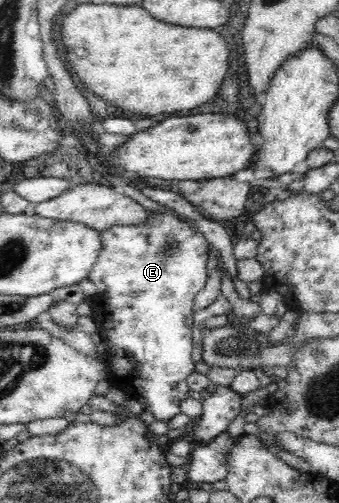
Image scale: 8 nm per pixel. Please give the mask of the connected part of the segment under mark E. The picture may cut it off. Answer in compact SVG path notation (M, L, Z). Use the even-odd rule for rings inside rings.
M168 207L167 212L153 212L150 210L148 214L147 223L139 225L112 225L106 230L99 231L102 248L88 277L92 283L96 284L97 288L96 294L92 299L98 316L95 318L95 321L97 324L100 324L100 328L98 329L100 335L102 338L107 338L107 342L111 346L109 351L102 356L112 364L108 368L110 388L122 391L127 399L137 400L142 405L144 411L154 414L156 420L168 423L176 414L181 412L180 404L185 400L189 392L186 380L188 376L191 376L195 372L195 363L192 361L192 349L195 344L192 340L192 328L194 328L193 304L196 294L206 286L206 280L208 280L206 261L209 259L209 242L206 241L206 237L204 237L204 234L200 232L200 229L194 223L190 225L180 219L180 216L176 217L176 211L170 207Z

